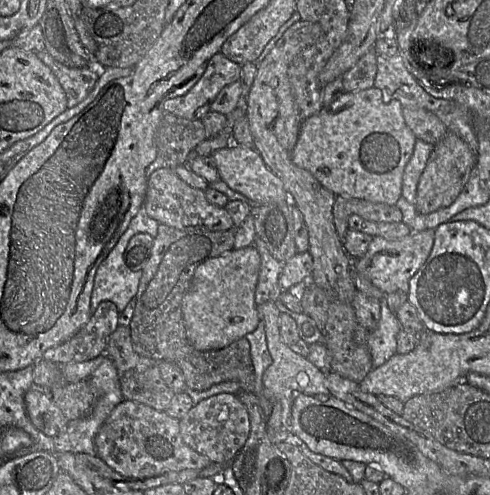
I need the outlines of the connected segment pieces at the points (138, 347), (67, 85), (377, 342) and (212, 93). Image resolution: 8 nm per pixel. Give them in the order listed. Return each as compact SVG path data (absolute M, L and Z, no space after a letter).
M159 223L149 260L142 270L136 294L136 308L129 324L134 349L140 355L177 364L182 370L188 389L202 391L221 382L235 381L240 384L240 390L254 393L255 376L248 339L244 336L218 350L198 350L187 338L182 316L182 299L190 287L196 268L205 260L234 249L234 241L235 228L218 231L194 227L177 229Z
M46 51L38 54L63 87L67 96L68 108L74 107L83 101L94 88L100 76L103 75L104 68L108 68L102 67L96 61L90 63L88 67L70 68L56 61Z
M387 299L380 300L380 308L379 323L367 334L367 346L373 368L382 366L396 353L397 338L401 331L399 320L396 314L389 309Z
M222 53L214 54L201 78L185 94L167 99L165 113L186 119L202 119L210 110L211 103L227 85L240 80L242 66Z

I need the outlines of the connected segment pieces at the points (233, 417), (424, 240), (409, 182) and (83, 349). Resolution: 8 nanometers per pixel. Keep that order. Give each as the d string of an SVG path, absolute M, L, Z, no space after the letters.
M219 393L201 400L180 419L184 443L208 457L211 462L227 465L240 453L250 435L251 425L245 405L233 393Z
M427 229L413 232L399 239L373 237L365 255L359 259L352 259L354 268L385 294L391 294L396 291L408 293L410 279L426 262L433 247L434 236L435 230Z
M416 140L412 155L408 160L402 178L401 197L409 203L416 201L416 189L418 181L426 167L434 145L422 140Z
M101 302L89 321L72 338L47 349L43 358L65 364L84 362L105 354L109 337L119 326L120 314L114 302Z

